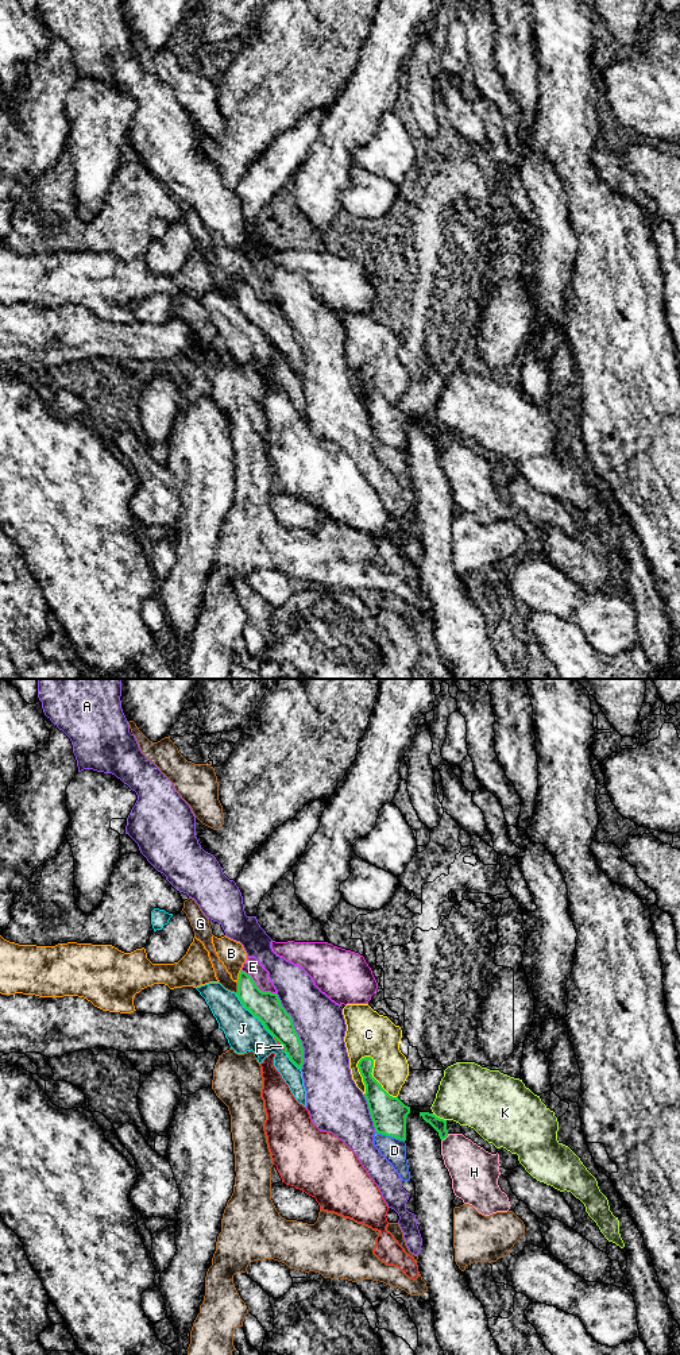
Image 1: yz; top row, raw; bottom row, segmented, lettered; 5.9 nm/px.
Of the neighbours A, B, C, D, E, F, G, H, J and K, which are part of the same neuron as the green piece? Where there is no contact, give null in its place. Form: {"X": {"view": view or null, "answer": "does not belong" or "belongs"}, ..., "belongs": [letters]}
{"A": {"view": "yz", "answer": "does not belong"}, "B": {"view": "yz", "answer": "does not belong"}, "C": {"view": "yz", "answer": "does not belong"}, "D": {"view": "yz", "answer": "does not belong"}, "E": {"view": "yz", "answer": "does not belong"}, "F": {"view": "yz", "answer": "does not belong"}, "G": {"view": "yz", "answer": "does not belong"}, "H": {"view": "yz", "answer": "does not belong"}, "J": {"view": "yz", "answer": "does not belong"}, "K": {"view": "yz", "answer": "does not belong"}, "belongs": []}

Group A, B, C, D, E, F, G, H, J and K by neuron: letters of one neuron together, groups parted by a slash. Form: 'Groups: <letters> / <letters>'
Groups: A / B E / C / D / F / G / H / J / K

